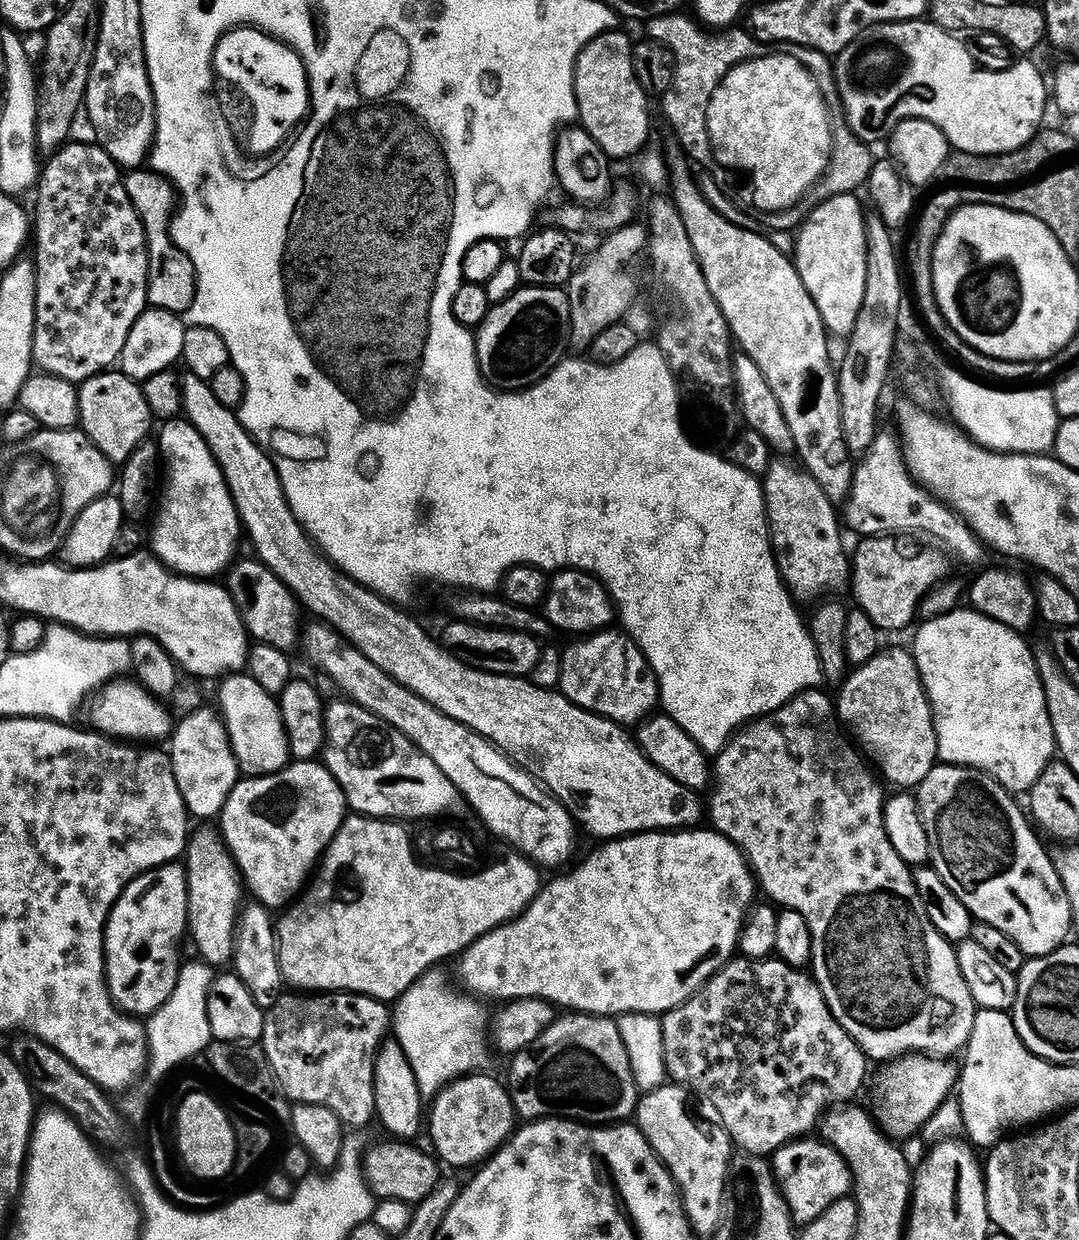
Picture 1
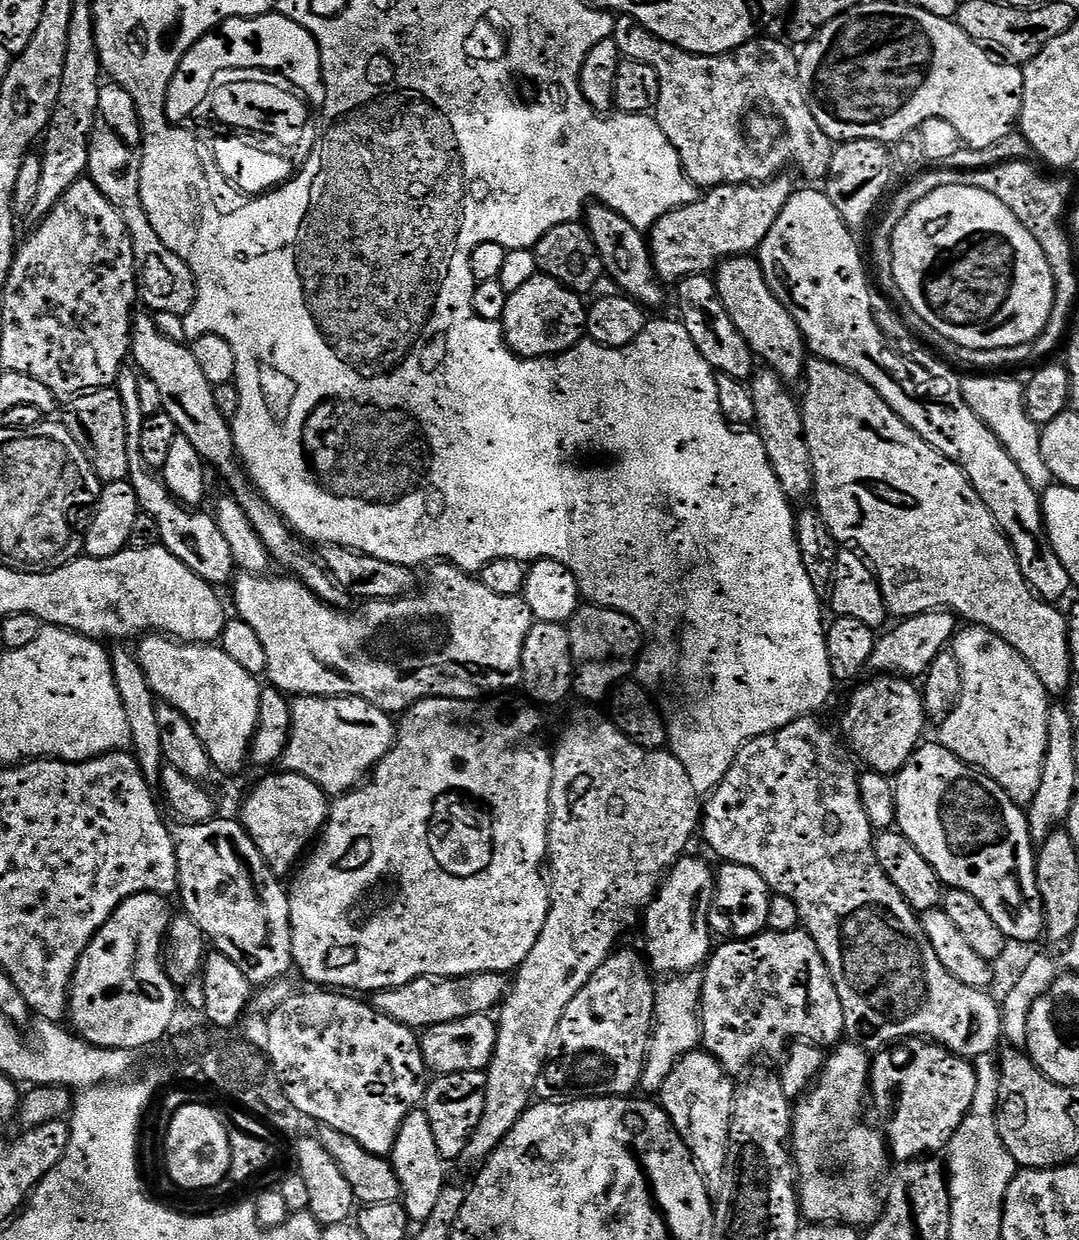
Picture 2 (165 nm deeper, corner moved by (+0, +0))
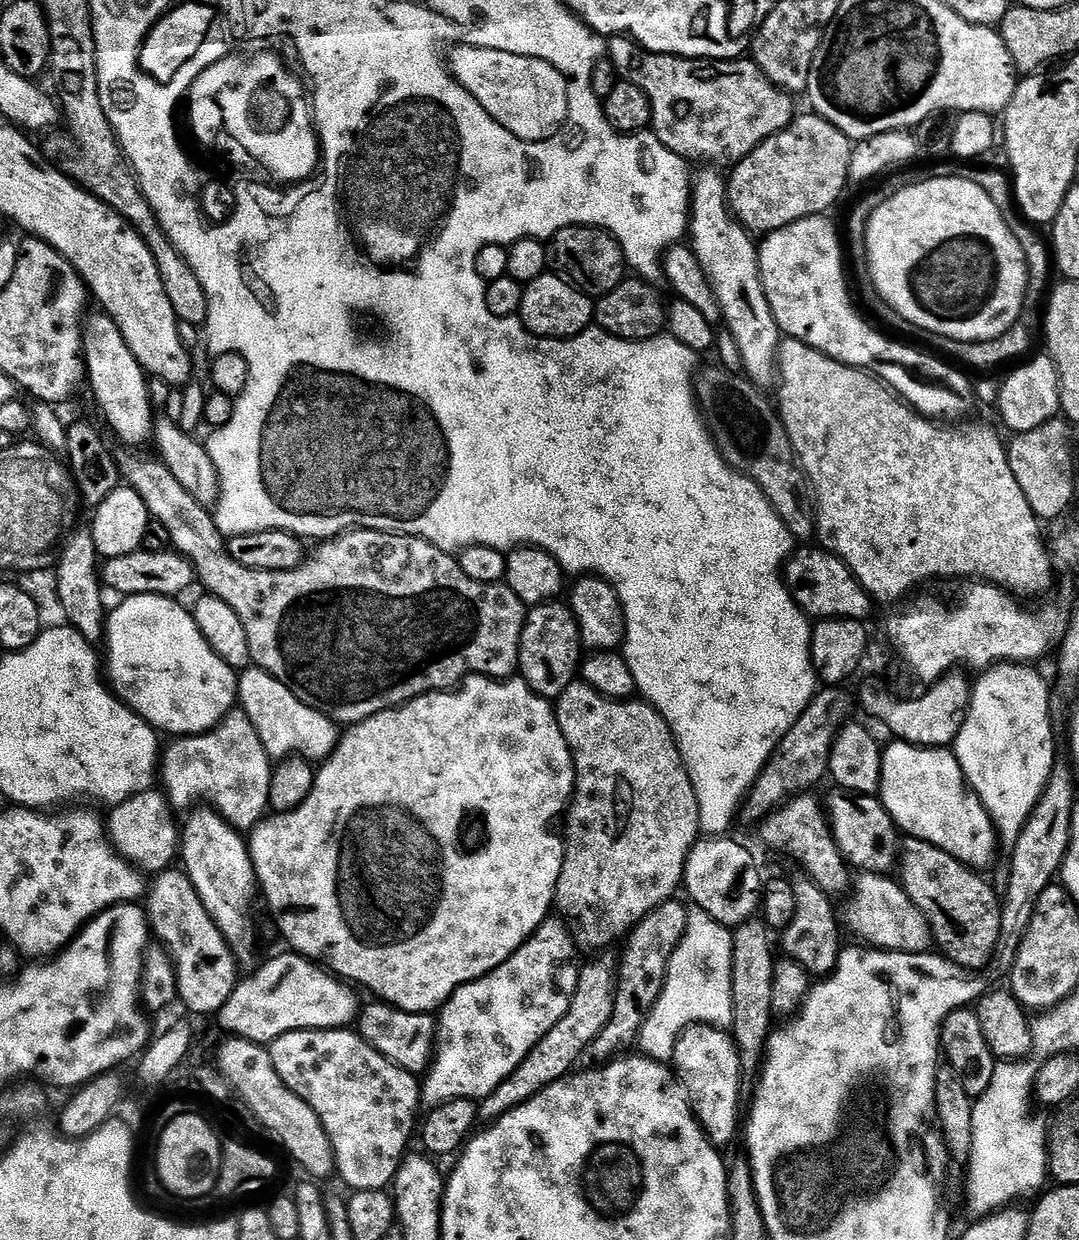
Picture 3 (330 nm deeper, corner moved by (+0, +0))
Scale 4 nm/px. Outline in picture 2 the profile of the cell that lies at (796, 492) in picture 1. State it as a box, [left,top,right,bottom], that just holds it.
[750,371,813,502]

